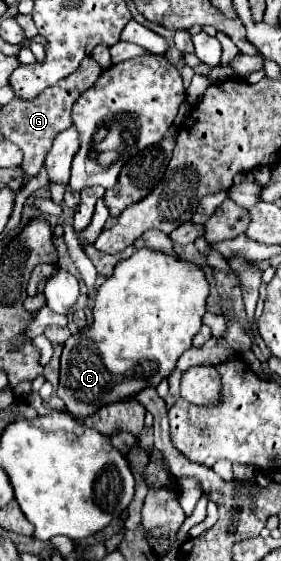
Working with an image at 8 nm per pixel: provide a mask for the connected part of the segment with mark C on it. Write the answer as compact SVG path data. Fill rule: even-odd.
M140 249L132 257L120 261L114 267L114 273L96 291L92 329L88 329L88 333L80 331L78 335L72 335L64 345L60 359L60 387L56 395L66 403L66 409L78 419L84 419L96 413L96 409L112 401L132 397L140 389L158 385L168 377L174 371L178 357L192 347L192 337L202 327L208 295L210 285L202 267L182 257Z

